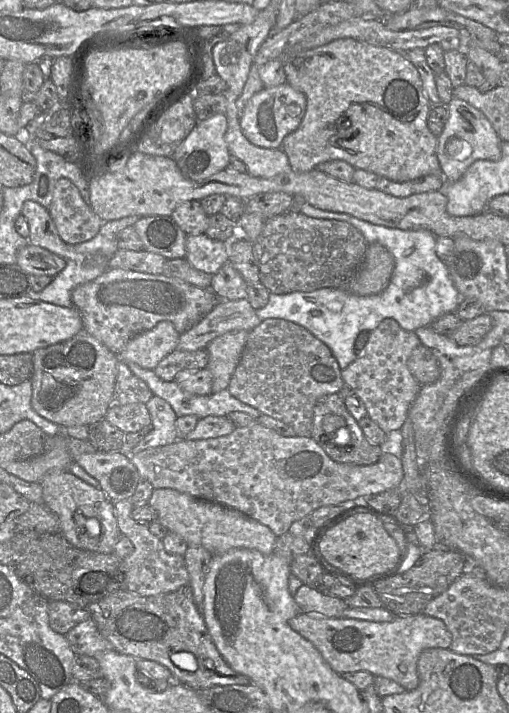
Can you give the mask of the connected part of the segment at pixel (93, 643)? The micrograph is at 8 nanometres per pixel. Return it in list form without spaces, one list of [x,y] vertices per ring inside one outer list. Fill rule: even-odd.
[[[92,618],[75,625],[66,635],[66,638],[76,655],[87,655],[95,657],[97,653],[112,650],[112,645],[98,631]]]

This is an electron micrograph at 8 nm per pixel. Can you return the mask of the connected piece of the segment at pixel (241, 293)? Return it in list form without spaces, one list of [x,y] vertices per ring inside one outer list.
[[[227,262],[212,277],[210,289],[219,300],[246,299],[248,283],[240,273]]]

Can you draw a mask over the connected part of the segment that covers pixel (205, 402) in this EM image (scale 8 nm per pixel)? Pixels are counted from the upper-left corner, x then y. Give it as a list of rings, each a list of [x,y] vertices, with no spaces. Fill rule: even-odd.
[[[131,361],[125,363],[134,375],[148,385],[154,396],[161,397],[171,405],[177,418],[189,414],[199,419],[226,416],[234,411],[247,413],[255,420],[261,415],[256,408],[232,396],[227,388],[208,395],[193,395],[182,390],[175,381],[163,381],[151,369],[144,369]]]

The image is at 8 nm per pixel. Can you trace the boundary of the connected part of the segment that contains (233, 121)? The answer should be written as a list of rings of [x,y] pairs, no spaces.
[[[230,98],[225,115],[228,125],[224,138],[228,150],[232,156],[237,157],[246,165],[248,174],[258,178],[272,178],[291,170],[288,157],[281,148],[259,147],[244,136],[235,99]]]

